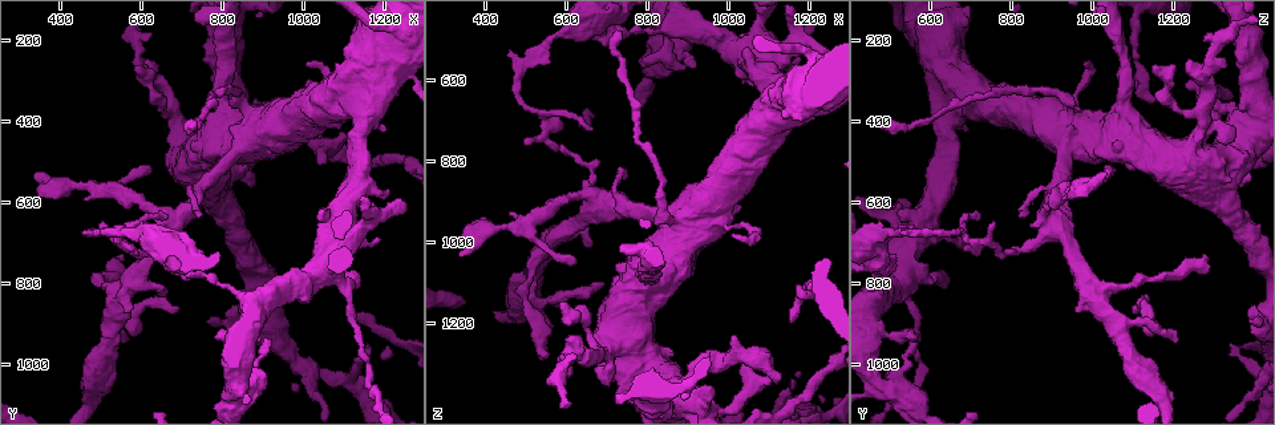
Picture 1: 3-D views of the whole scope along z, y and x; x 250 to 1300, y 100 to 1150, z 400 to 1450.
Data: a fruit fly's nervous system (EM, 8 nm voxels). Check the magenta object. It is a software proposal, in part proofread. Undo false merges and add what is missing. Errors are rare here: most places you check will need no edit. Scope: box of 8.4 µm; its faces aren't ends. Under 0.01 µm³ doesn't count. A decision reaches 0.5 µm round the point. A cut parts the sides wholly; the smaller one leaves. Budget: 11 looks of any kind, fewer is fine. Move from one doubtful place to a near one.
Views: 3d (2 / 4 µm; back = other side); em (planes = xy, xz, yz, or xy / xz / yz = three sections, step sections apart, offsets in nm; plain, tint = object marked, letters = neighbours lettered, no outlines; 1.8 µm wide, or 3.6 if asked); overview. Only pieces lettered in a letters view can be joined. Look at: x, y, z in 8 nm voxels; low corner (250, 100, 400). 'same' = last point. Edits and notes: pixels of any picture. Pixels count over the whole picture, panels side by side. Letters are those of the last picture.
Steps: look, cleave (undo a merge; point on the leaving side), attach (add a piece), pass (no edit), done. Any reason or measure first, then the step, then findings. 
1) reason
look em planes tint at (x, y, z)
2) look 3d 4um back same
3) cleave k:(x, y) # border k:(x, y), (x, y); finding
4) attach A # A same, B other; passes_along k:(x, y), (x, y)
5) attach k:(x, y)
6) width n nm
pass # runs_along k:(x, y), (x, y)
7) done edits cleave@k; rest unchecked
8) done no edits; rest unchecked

sharp bend
look 3d 4um at (840, 1070, 500)

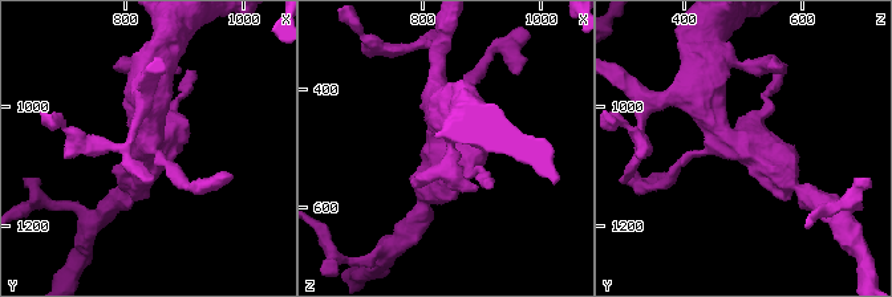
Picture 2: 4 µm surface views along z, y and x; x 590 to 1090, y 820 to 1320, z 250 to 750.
arms 4
look em yz step 8 tint at (845, 1065, 500)

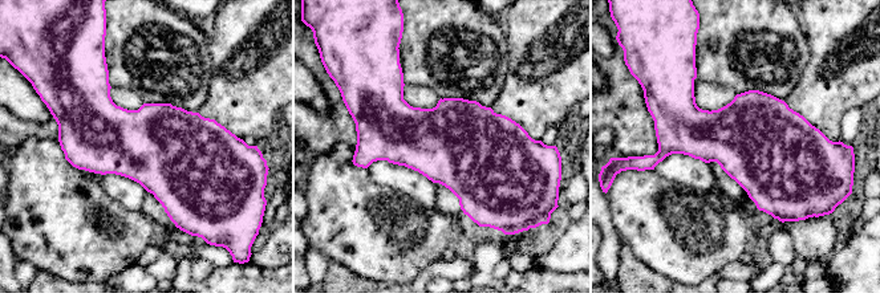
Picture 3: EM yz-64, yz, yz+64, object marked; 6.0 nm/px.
look em yz step 8 letters same

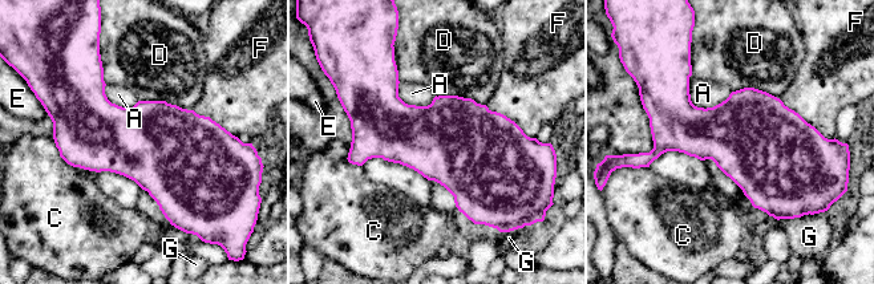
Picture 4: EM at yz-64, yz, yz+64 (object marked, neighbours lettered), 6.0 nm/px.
pass # A other, C other, D other, E other, F other, G other; border 4:(688, 77), (698, 106), (732, 92); all the same cell

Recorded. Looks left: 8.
thin neck
look 3d 2um back at (715, 770, 480)

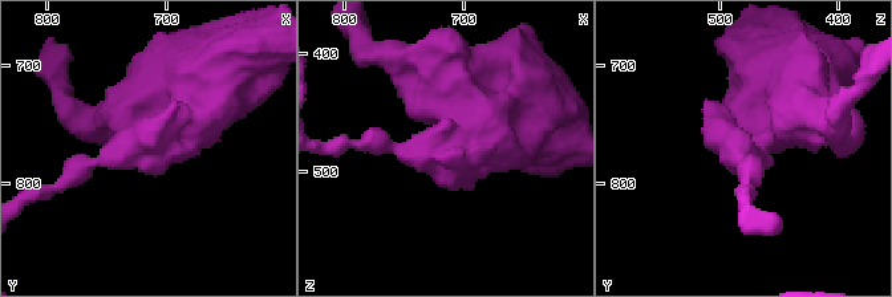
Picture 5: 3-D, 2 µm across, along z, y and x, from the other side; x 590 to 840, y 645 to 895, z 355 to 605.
look em 3.6um planes letters at (714, 768, 480)

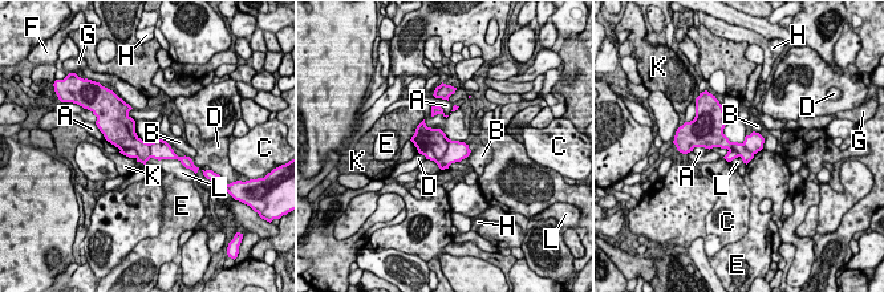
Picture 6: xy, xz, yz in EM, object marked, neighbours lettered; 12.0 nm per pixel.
width 240 nm
cleave 6:(433, 138) # A other, B other, C other, D other, E other, F other, G other, H other, K other, L other; border 6:(446, 137), (441, 157), (418, 150); a second cell is stuck on

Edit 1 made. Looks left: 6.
look overview

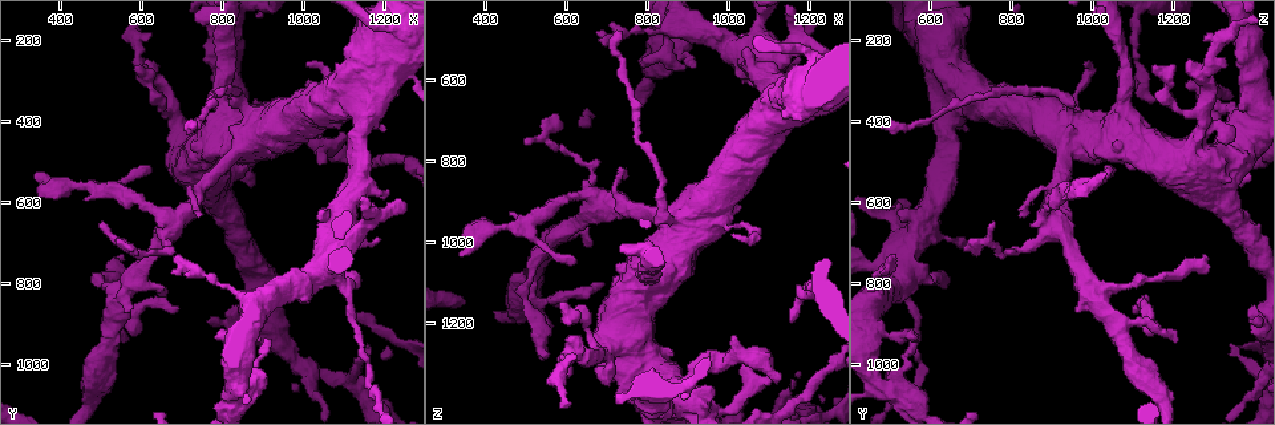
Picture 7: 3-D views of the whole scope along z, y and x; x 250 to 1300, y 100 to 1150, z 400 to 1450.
free end
look 3d 4um at (620, 515, 1040)

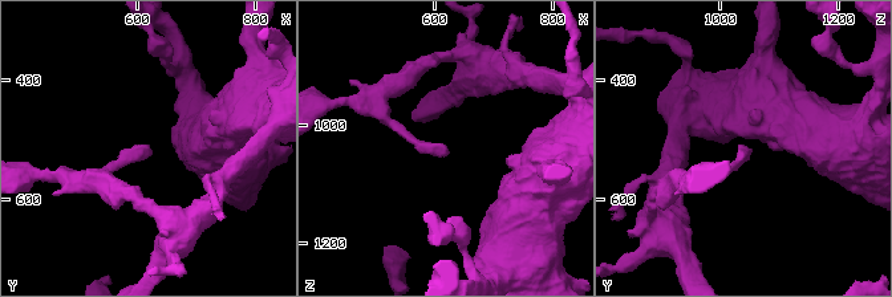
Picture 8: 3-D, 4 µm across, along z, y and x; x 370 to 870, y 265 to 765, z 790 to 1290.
look em planes letters at (615, 515, 1045)

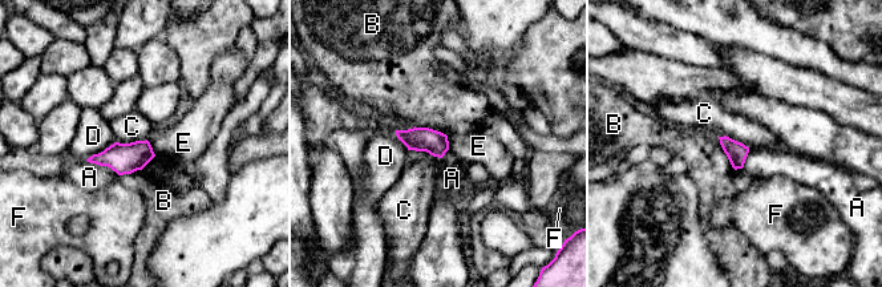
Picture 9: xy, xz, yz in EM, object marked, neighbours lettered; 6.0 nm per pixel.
width 130 nm; longest_contact A 220 nm
pass # A other, B other, C other, D other, E other, F other; no lettered piece goes on from it

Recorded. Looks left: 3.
branch stops here
look 3d 4um at (1160, 330, 1200)

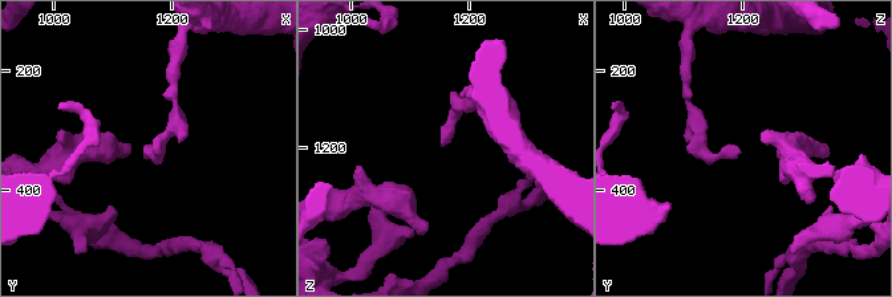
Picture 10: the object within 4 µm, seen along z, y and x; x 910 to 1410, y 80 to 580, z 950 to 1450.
look em xy step 8 letters at (1150, 335, 1200)

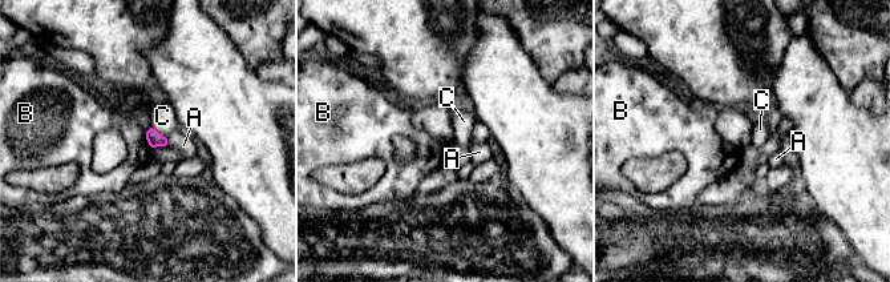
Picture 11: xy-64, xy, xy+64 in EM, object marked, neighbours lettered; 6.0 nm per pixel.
width 90 nm
pass # A other, B other, C other; border 11:(145, 132), (145, 139), (152, 146); none of them fits

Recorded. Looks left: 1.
done edits cleave@6; rest unchecked

